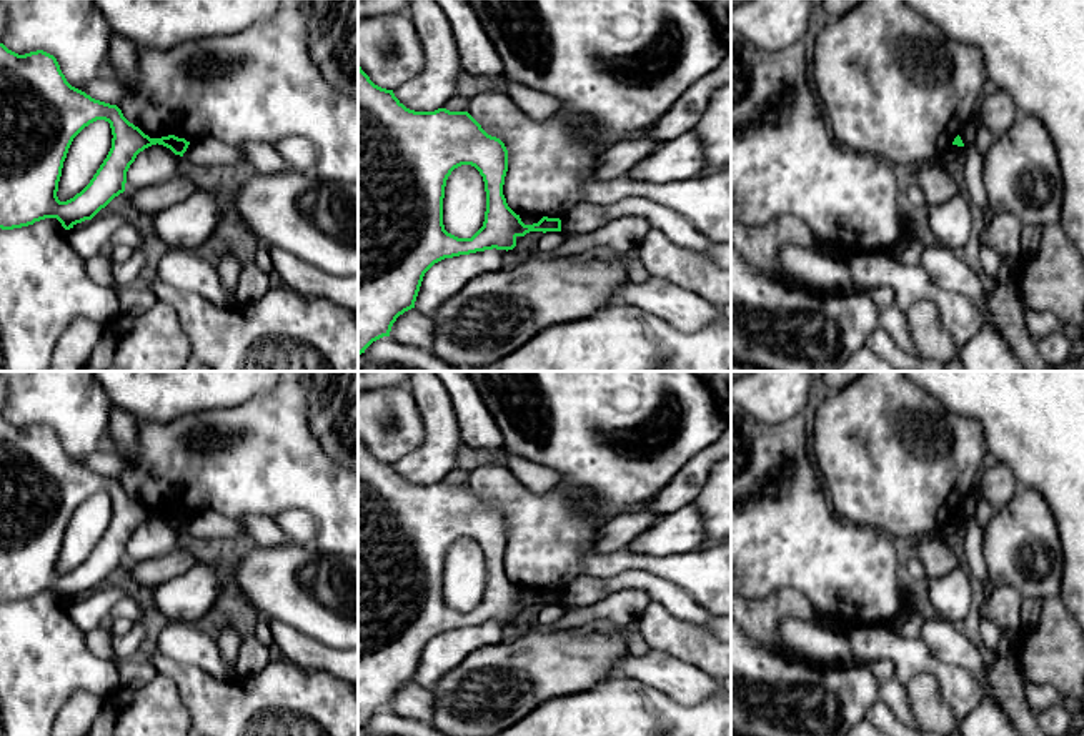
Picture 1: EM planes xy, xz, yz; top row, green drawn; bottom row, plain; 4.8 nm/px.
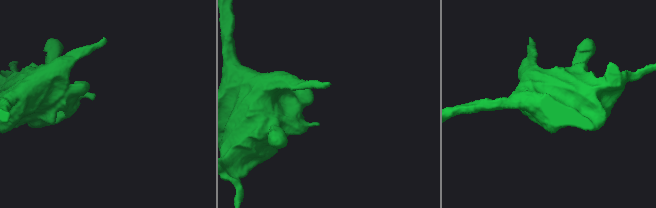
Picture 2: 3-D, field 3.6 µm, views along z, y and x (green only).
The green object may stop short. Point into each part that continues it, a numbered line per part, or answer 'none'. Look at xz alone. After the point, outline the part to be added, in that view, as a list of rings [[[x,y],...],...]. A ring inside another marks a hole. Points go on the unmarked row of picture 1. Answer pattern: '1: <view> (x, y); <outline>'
none

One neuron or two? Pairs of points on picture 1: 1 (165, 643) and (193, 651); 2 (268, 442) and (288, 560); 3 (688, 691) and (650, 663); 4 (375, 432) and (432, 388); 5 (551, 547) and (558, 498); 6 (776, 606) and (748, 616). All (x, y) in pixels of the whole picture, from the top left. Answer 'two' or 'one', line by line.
1: one
2: two
3: one
4: two
5: one
6: one

